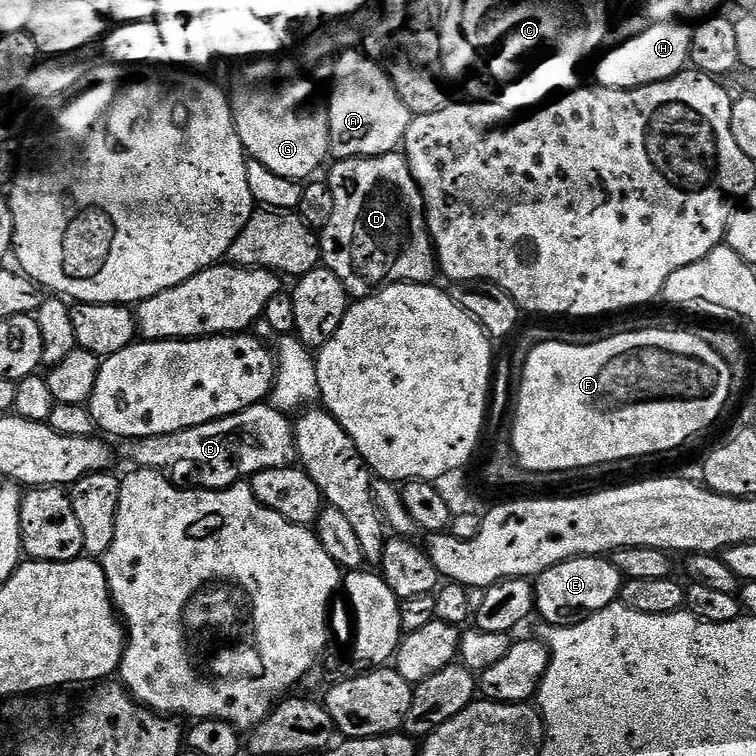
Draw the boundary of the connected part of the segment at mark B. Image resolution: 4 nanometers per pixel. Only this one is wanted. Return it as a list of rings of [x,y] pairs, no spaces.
[[[261,402],[202,426],[178,430],[174,434],[147,436],[123,445],[124,456],[137,469],[171,473],[171,468],[189,468],[196,475],[195,483],[202,488],[228,488],[262,470],[289,467],[296,460],[294,424],[285,413]]]

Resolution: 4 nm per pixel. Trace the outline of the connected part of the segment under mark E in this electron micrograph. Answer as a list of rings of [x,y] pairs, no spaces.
[[[579,556],[558,562],[558,566],[550,566],[550,570],[535,577],[535,615],[540,615],[548,626],[577,623],[584,617],[598,614],[598,610],[606,610],[611,604],[617,603],[624,582],[624,575],[618,570],[618,566],[604,556]]]

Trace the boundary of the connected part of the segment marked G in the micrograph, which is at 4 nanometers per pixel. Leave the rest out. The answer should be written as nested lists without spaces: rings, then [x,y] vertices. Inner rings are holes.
[[[260,58],[235,71],[230,83],[232,117],[240,145],[251,159],[284,179],[304,182],[329,159],[328,122],[325,113],[312,105],[313,81],[297,65],[288,62],[282,67],[276,62]]]

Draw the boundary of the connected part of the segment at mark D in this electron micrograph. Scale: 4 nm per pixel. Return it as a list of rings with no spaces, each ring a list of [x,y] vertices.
[[[399,151],[387,152],[384,156],[363,156],[360,160],[338,160],[335,161],[332,173],[326,177],[328,193],[330,194],[330,218],[326,226],[319,233],[320,238],[320,259],[323,267],[331,270],[334,278],[342,284],[345,291],[353,301],[365,300],[373,292],[380,291],[381,288],[387,288],[389,284],[431,284],[437,279],[438,265],[436,262],[436,249],[432,247],[432,235],[428,233],[428,226],[423,215],[411,216],[408,208],[404,205],[404,200],[400,197],[400,176],[408,176],[407,163]]]

